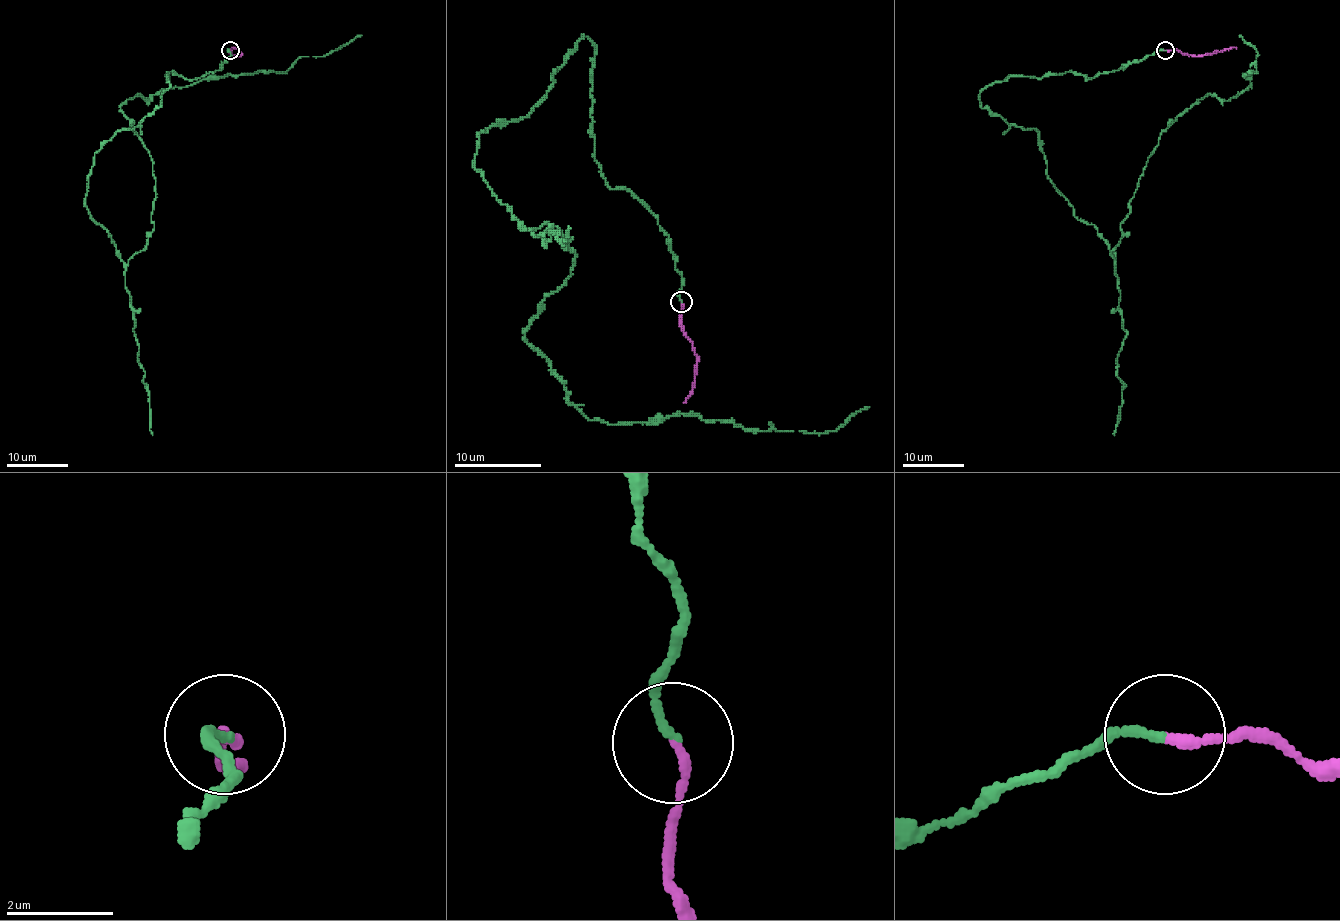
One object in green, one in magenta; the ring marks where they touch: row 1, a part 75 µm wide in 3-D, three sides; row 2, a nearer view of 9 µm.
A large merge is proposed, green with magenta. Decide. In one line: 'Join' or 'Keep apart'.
Join

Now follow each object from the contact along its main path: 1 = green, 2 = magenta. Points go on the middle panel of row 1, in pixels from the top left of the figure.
1: (681, 302), (594, 158), (583, 36), (474, 167), (572, 237), (524, 333), (568, 400), (817, 433), (869, 407)
2: (681, 302), (684, 333), (697, 357), (694, 387), (684, 402)

